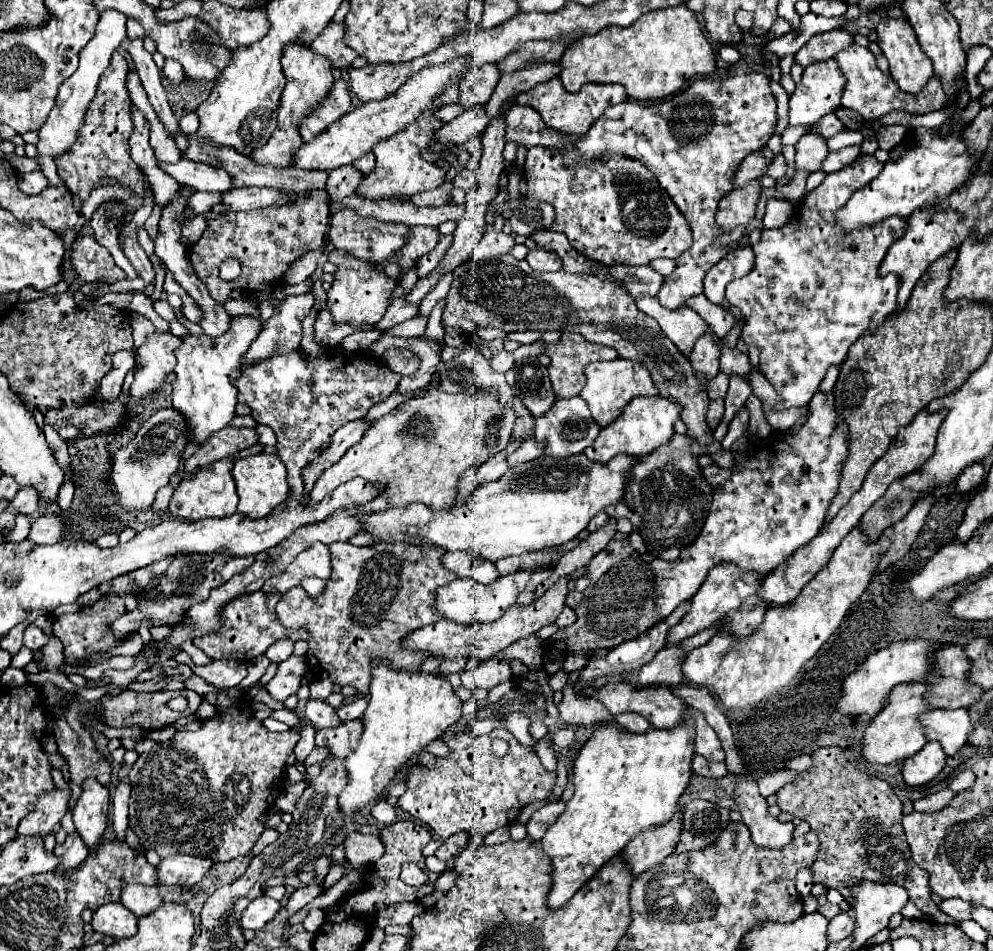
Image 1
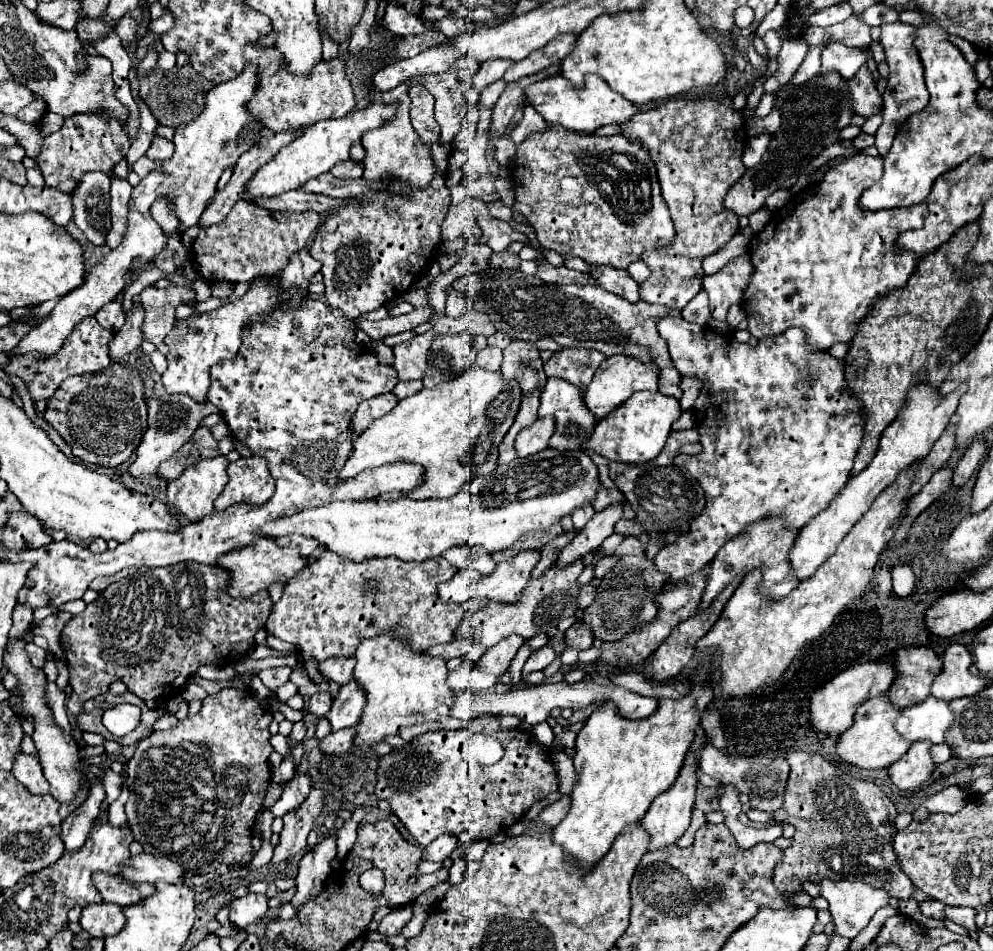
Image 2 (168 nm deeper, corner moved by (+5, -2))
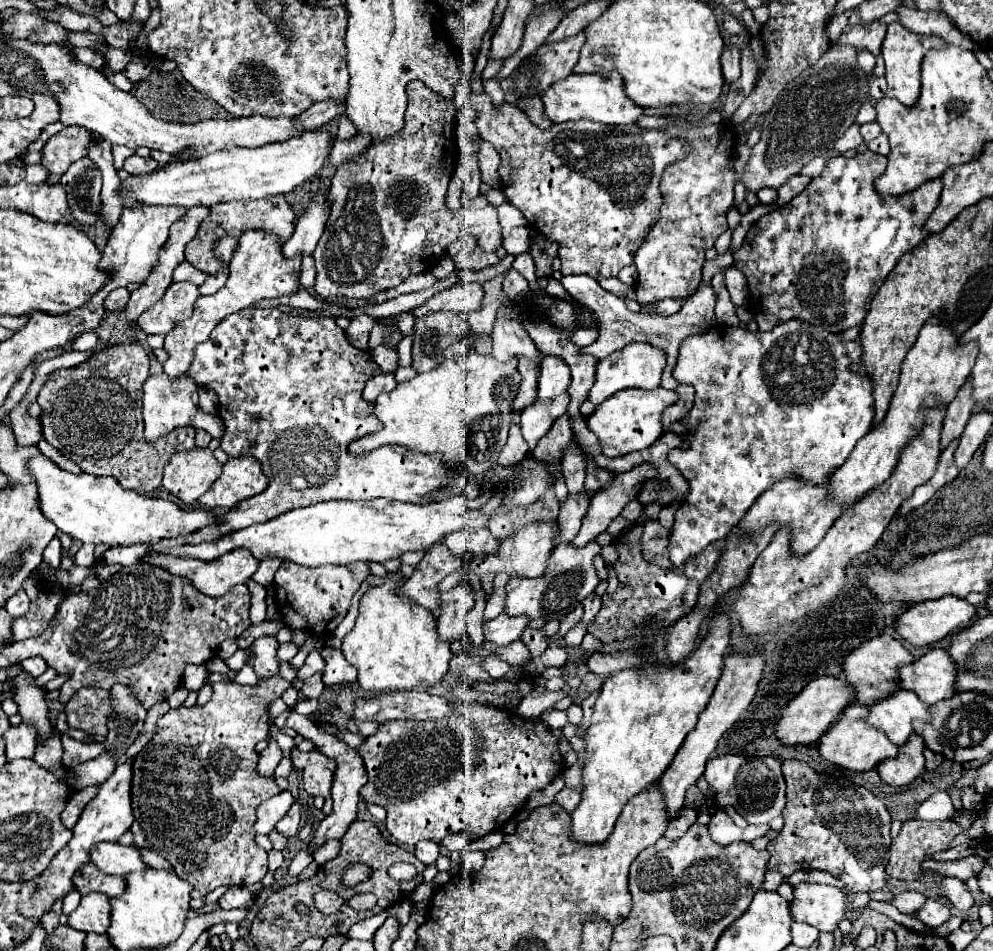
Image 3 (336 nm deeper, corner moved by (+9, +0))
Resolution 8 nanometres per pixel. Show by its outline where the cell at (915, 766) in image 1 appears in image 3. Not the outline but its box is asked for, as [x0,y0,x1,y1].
[877,735,925,787]

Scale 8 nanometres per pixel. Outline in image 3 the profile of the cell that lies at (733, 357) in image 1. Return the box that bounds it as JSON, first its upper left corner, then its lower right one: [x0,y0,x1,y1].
[669,319,875,567]

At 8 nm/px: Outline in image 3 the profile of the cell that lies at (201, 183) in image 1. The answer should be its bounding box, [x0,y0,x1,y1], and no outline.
[125,155,159,175]

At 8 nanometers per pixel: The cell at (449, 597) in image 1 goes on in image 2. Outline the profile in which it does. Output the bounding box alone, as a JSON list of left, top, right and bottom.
[439,551,541,603]

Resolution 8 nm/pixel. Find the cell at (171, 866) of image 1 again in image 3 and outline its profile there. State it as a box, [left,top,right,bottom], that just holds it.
[91,843,149,875]

